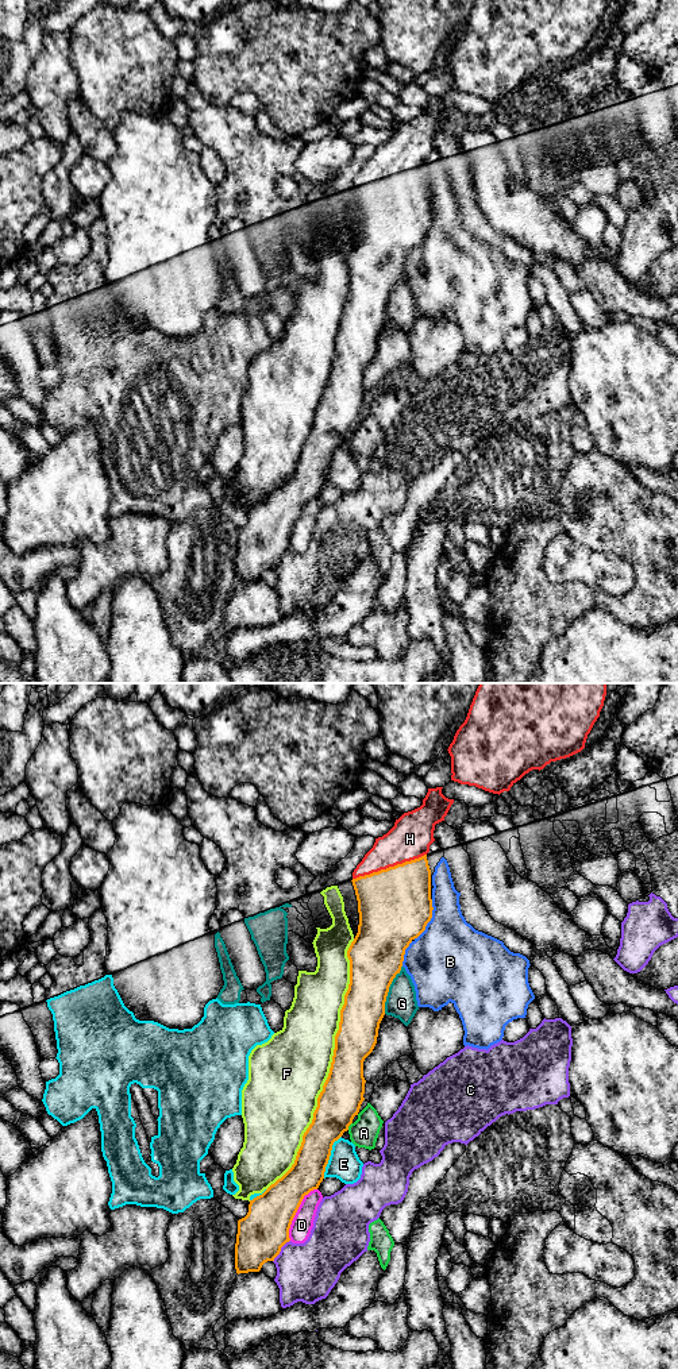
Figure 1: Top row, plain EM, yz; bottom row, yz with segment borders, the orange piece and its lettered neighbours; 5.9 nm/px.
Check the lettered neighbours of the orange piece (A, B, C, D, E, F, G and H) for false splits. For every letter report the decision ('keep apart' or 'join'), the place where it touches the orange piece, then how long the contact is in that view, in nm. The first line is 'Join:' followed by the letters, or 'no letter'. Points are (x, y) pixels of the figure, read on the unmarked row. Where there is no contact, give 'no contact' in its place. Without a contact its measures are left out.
Join: H
A: keep apart; meets orange in yz at (349, 434); contact 50 nm long
B: keep apart; meets orange in yz at (430, 228); contact 260 nm long
C: keep apart; meets orange in yz at (280, 559); contact 170 nm long
D: keep apart; meets orange in yz at (296, 520); contact 360 nm long
E: keep apart; meets orange in yz at (328, 466); contact 280 nm long
F: keep apart; meets orange in yz at (331, 374); contact 1600 nm long
G: keep apart; meets orange in yz at (388, 299); contact 300 nm long
H: join; meets orange in yz at (389, 176); contact 460 nm long

